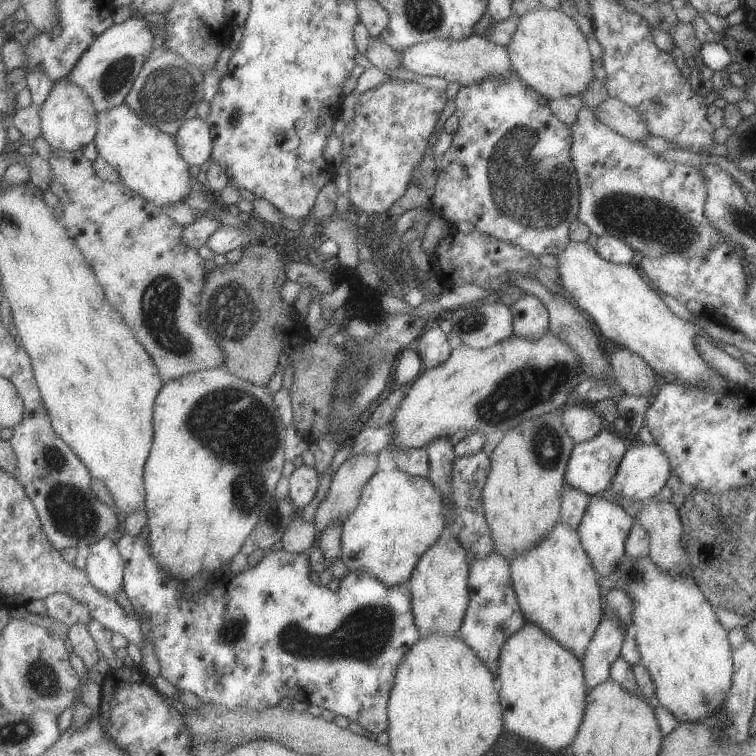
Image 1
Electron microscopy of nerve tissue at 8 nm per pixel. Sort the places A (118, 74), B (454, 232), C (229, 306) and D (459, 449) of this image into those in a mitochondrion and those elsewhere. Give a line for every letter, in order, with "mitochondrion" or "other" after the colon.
A: mitochondrion
B: other
C: mitochondrion
D: other

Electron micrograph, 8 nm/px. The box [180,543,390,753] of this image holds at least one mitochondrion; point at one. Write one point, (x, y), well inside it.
(233, 631)

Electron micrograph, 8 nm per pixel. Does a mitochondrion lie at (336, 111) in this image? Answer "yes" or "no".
no

